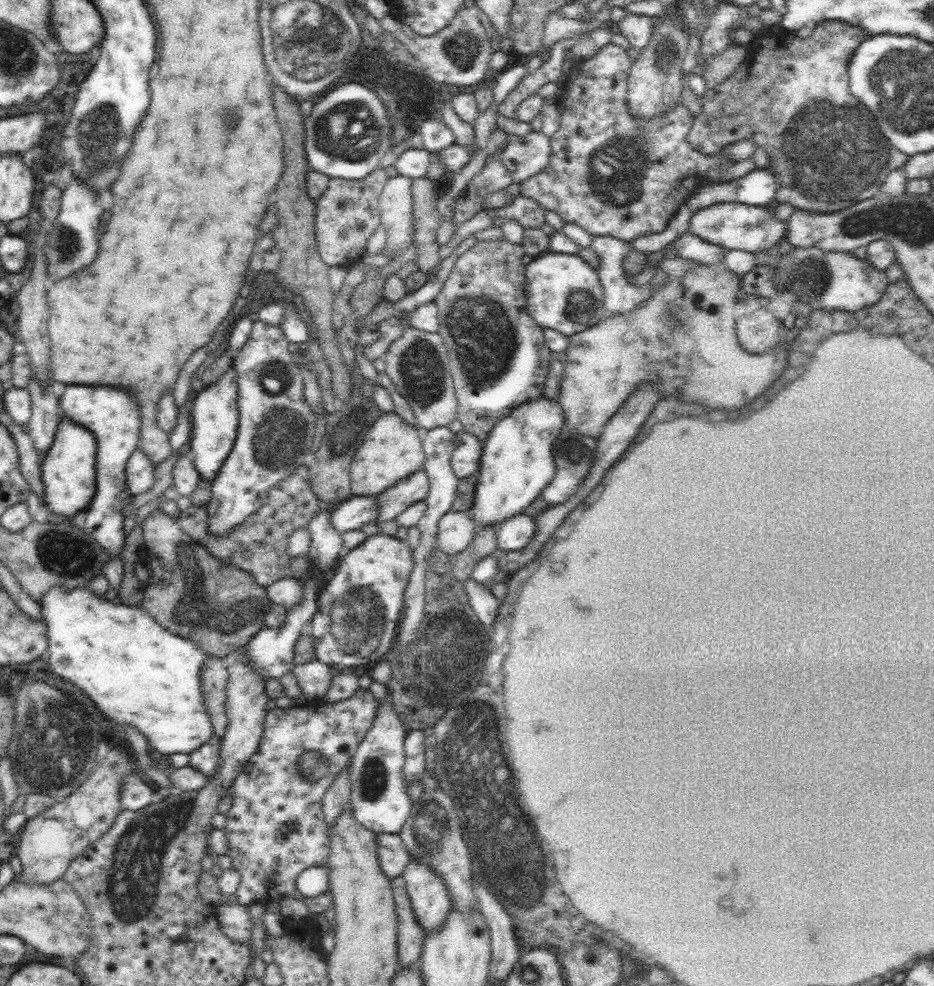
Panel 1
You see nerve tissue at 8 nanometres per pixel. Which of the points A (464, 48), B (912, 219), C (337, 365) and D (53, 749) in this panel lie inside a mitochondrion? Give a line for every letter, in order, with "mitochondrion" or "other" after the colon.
A: mitochondrion
B: mitochondrion
C: other
D: mitochondrion

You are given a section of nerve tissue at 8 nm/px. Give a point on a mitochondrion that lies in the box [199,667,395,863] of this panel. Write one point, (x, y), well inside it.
(313, 765)

